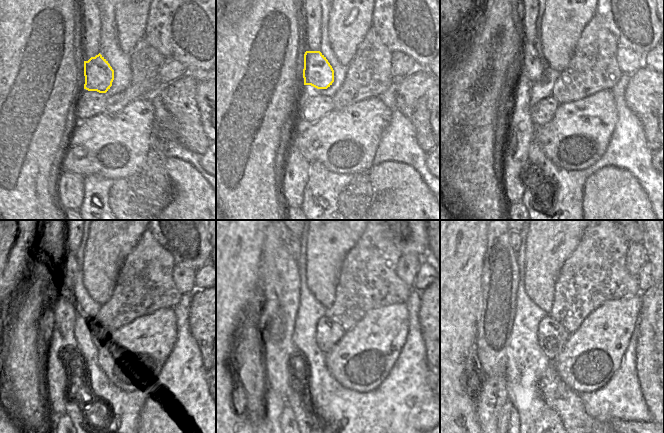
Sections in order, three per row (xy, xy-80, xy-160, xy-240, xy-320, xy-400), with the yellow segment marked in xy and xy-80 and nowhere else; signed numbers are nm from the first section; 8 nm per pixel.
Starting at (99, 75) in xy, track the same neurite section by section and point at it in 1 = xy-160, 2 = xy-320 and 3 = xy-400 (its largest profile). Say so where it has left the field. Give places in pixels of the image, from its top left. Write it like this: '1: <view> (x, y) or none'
1: xy-160 (532, 65)
2: xy-320 (293, 245)
3: xy-400 (515, 240)

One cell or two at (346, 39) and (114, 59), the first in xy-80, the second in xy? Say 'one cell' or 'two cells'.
two cells

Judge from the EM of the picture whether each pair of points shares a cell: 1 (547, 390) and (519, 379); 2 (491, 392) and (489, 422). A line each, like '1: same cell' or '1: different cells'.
1: different cells
2: same cell

